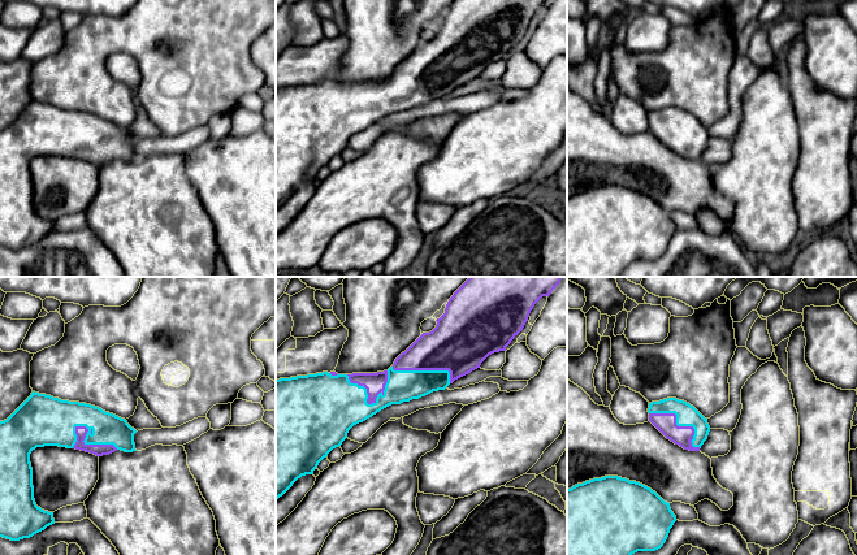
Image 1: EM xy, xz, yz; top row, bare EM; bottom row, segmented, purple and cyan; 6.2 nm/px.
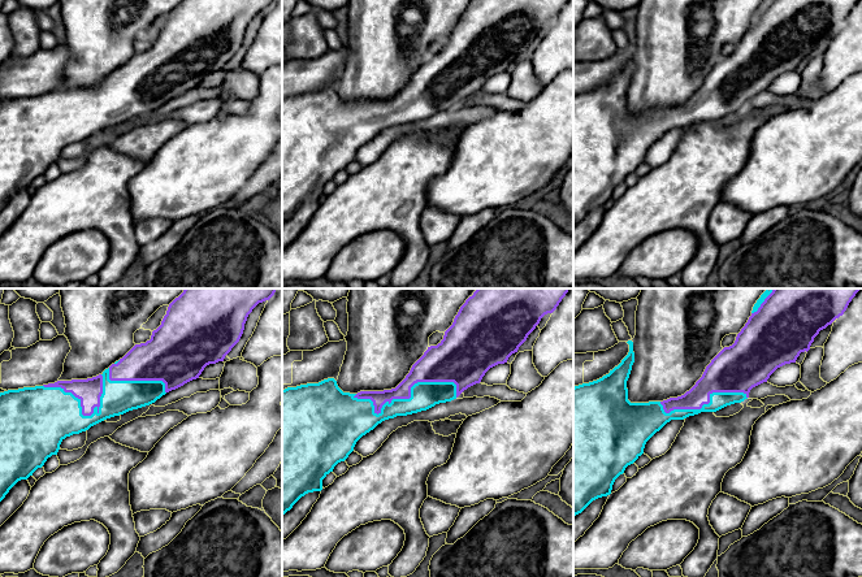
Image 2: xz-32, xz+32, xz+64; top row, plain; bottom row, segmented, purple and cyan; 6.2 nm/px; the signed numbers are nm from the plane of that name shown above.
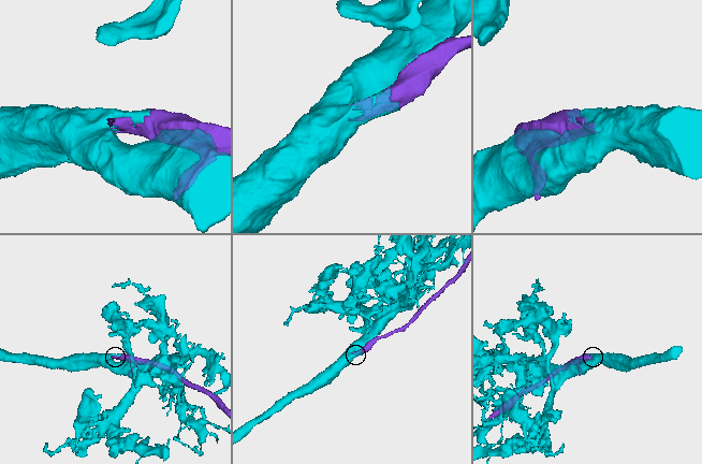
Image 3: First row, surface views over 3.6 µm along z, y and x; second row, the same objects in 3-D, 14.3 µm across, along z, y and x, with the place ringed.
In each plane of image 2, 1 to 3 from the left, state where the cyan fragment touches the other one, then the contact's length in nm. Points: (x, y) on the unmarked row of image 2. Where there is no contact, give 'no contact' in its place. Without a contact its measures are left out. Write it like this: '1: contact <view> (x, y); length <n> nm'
1: contact xz-32 (78, 107); length 400 nm
2: contact xz+32 (403, 107); length 650 nm
3: contact xz+64 (704, 112); length 550 nm

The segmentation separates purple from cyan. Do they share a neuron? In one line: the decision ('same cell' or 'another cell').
same cell

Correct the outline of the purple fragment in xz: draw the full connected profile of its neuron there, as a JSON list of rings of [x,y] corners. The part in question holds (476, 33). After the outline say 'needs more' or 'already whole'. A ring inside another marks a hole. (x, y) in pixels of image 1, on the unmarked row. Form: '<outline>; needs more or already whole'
[[[455,0],[436,36],[423,42],[394,73],[384,81],[338,83],[323,81],[276,88],[276,208],[306,183],[313,183],[319,172],[342,153],[349,139],[381,118],[419,108],[433,100],[445,99],[455,88],[480,77],[492,62],[506,60],[511,49],[523,39],[534,13],[551,0]]]; needs more

